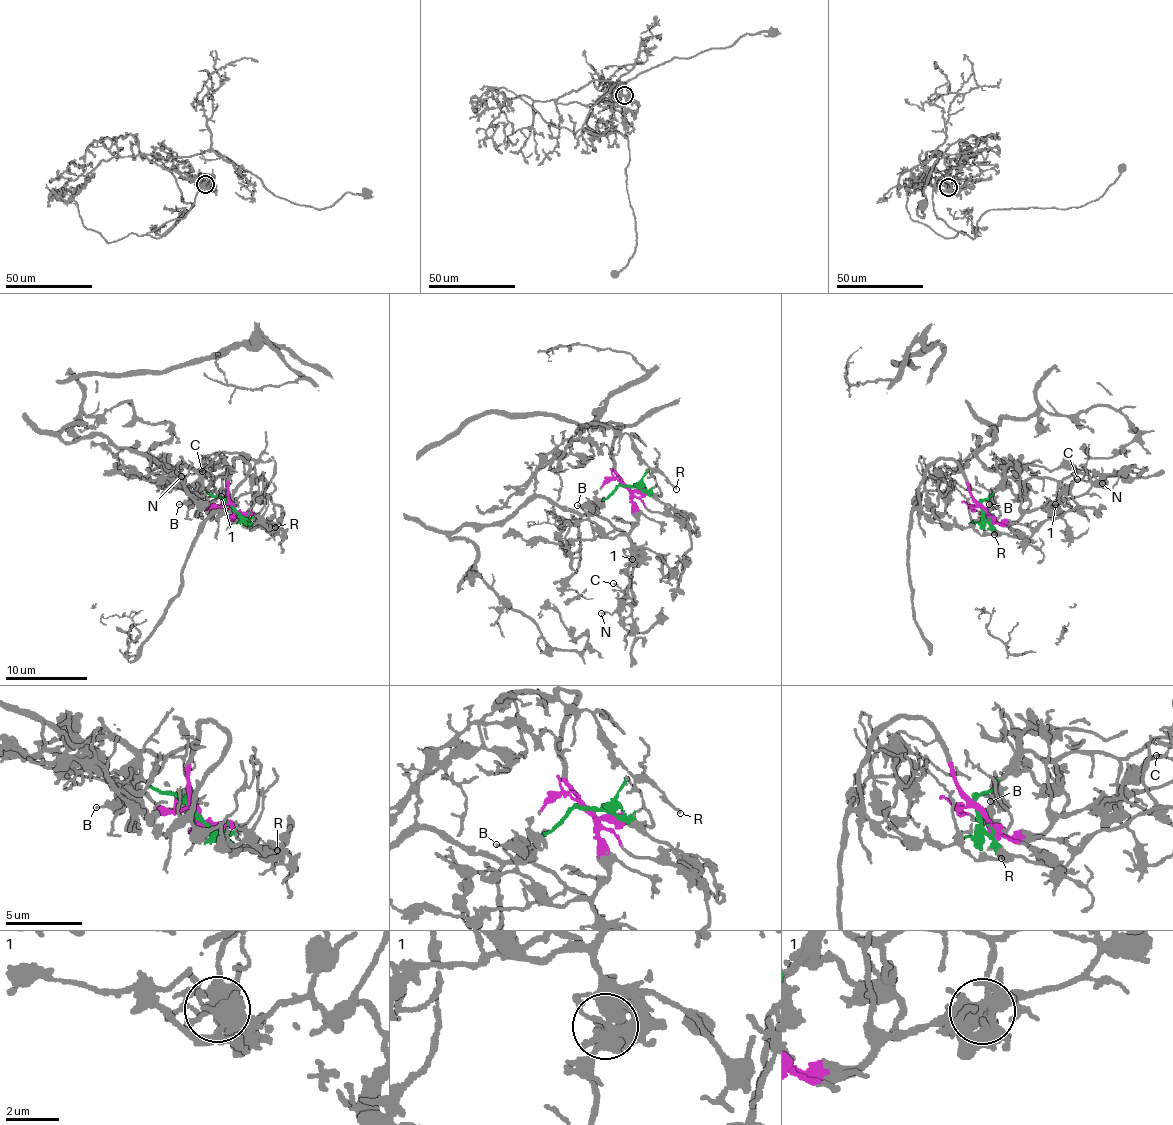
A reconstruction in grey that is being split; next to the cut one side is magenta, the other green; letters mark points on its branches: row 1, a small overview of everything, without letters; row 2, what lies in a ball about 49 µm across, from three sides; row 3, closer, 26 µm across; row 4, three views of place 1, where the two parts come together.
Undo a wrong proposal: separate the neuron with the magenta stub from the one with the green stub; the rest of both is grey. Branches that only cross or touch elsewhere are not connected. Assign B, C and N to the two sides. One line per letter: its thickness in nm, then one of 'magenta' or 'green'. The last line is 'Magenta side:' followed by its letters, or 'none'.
B: 280 nm thick; green
C: 150 nm thick; magenta
N: 160 nm thick; magenta
Magenta side: C, N

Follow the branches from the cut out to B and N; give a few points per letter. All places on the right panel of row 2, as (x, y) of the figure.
B: (982, 508), (983, 501), (997, 491), (989, 504)
N: (982, 508), (1000, 522), (1014, 522), (1027, 511), (1082, 496), (1092, 486), (1101, 484)

